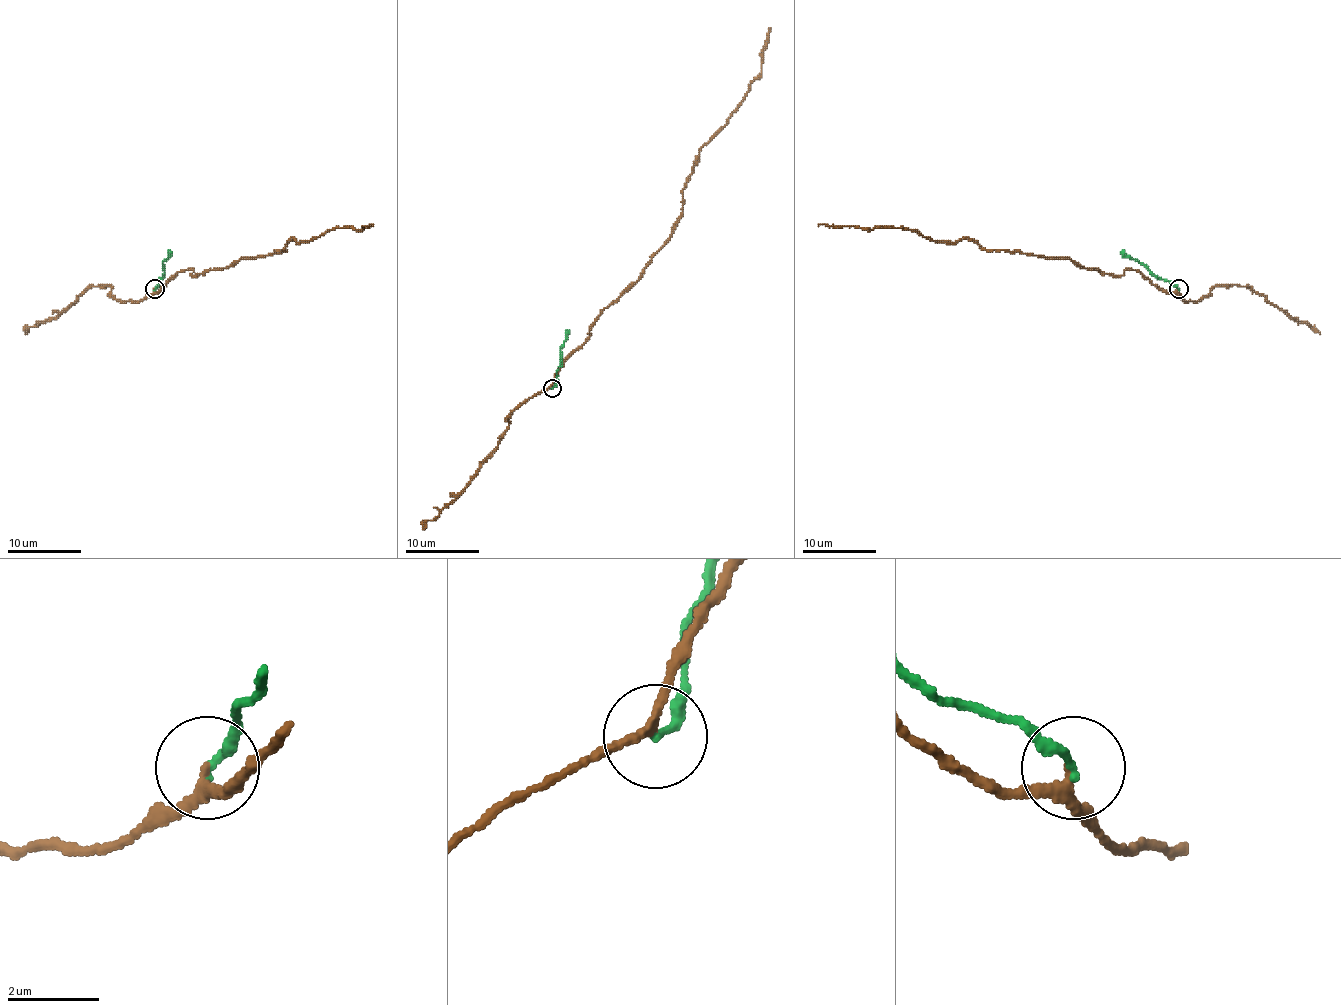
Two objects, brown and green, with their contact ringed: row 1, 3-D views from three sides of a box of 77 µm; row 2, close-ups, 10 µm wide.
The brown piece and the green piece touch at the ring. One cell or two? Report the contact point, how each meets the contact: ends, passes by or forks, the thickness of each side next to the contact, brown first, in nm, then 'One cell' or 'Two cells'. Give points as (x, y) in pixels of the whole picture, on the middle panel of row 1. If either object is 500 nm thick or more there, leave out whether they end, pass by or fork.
Place: (552, 388). At the ring brown passes by. At the ring green ends. Thickness 180 nm (brown) against 200 nm. Two cells

